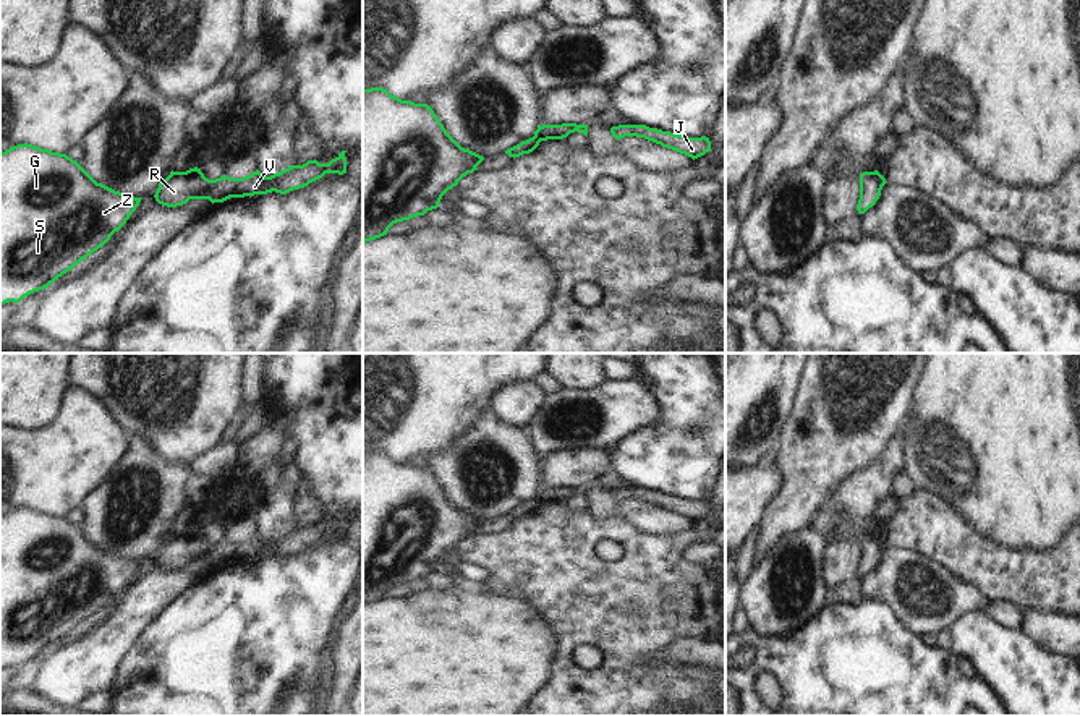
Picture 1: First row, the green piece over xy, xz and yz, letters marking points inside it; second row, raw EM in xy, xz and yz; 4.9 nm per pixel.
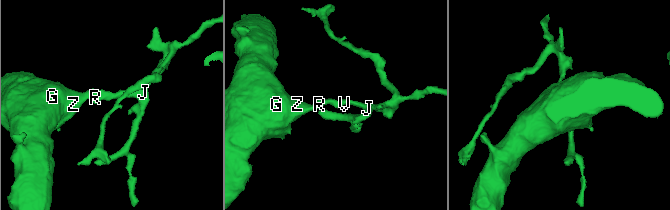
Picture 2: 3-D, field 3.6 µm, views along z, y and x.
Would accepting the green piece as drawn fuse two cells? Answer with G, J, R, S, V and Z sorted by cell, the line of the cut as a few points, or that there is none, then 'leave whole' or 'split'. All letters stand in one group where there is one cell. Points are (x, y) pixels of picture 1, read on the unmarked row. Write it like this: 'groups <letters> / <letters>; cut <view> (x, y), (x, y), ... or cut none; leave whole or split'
groups G S Z / J R V; cut xz (535, 498), (541, 502); split

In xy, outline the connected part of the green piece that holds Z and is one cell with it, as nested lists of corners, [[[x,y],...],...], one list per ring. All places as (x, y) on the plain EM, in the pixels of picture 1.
[[[18,507],[0,515],[0,667],[47,651],[104,609],[142,560],[97,546],[66,517]]]

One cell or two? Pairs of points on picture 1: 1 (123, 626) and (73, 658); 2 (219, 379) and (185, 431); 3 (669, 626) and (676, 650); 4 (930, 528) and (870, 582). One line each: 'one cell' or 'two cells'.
1: one cell
2: one cell
3: two cells
4: two cells

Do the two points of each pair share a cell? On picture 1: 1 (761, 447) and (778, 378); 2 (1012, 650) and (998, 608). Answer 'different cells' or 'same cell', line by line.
1: same cell
2: different cells

